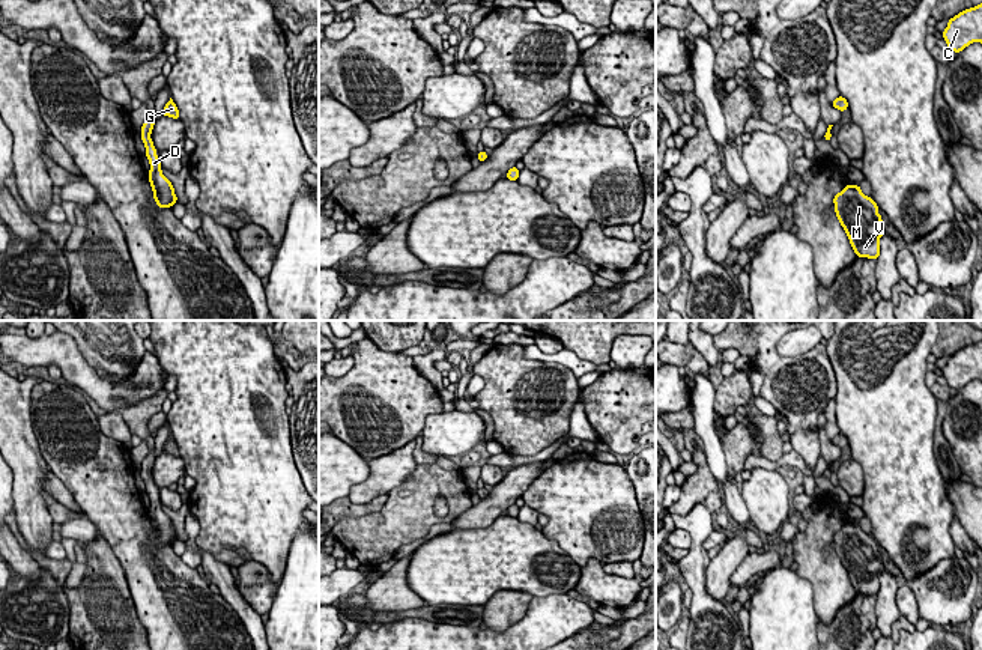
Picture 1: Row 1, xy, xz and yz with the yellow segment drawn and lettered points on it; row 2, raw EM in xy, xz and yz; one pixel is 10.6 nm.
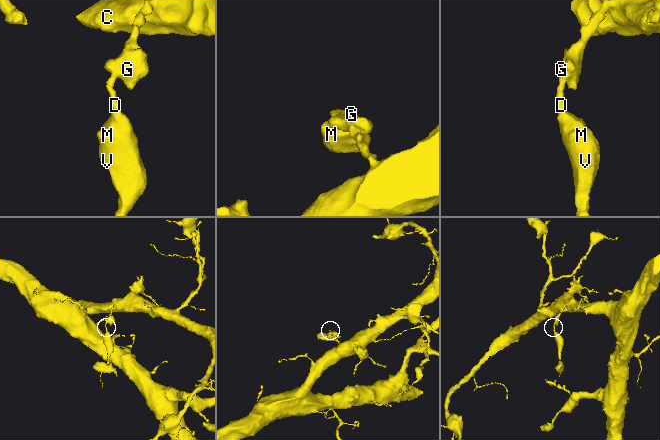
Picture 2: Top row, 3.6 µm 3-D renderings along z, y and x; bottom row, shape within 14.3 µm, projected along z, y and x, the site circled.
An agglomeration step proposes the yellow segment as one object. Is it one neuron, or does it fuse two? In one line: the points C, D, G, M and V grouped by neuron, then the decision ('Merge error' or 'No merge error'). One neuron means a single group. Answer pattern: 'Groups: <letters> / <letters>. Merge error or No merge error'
Groups: C D G M V. No merge error

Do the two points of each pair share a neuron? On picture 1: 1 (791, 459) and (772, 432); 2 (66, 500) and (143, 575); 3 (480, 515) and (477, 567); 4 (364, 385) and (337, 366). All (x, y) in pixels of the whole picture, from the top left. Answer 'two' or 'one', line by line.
1: two
2: two
3: two
4: two

